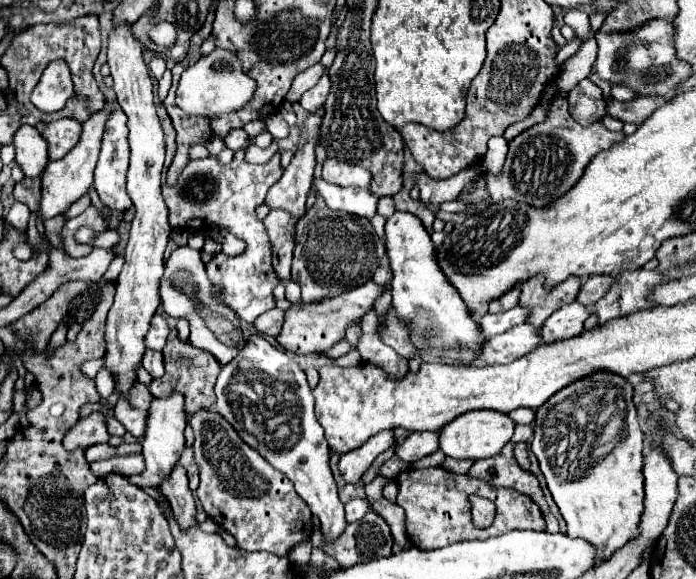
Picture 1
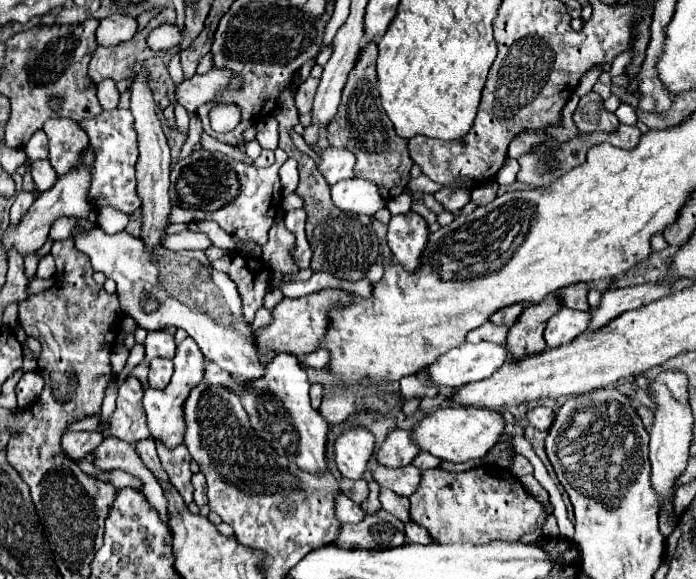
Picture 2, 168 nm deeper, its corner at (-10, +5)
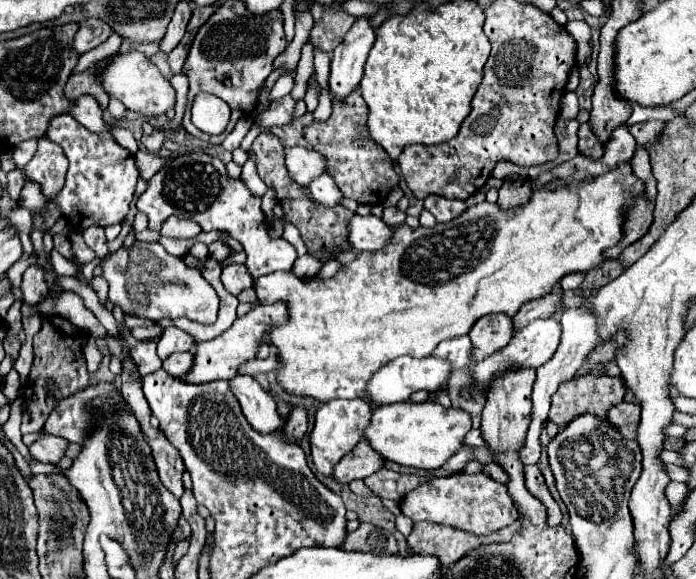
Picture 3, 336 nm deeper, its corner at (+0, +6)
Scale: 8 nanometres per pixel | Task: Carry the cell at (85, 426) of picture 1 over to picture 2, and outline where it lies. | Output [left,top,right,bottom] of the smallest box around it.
[62,432,102,460]

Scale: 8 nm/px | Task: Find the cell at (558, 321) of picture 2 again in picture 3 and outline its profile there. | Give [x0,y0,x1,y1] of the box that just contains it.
[460,319,560,401]

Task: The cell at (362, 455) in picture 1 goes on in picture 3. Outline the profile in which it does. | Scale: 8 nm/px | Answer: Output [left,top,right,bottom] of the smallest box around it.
[310,399,370,475]

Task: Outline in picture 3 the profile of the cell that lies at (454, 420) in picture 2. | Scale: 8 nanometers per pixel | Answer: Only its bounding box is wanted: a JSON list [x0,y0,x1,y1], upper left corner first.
[364,401,472,471]

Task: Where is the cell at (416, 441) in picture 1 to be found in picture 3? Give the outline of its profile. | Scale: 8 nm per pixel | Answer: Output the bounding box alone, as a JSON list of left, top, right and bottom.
[332,441,384,483]

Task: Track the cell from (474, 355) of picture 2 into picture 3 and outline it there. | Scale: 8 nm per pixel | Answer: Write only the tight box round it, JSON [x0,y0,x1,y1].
[364,357,452,405]

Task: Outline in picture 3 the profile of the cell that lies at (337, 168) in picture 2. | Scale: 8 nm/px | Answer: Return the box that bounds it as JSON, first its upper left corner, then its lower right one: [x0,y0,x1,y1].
[284,147,326,185]

